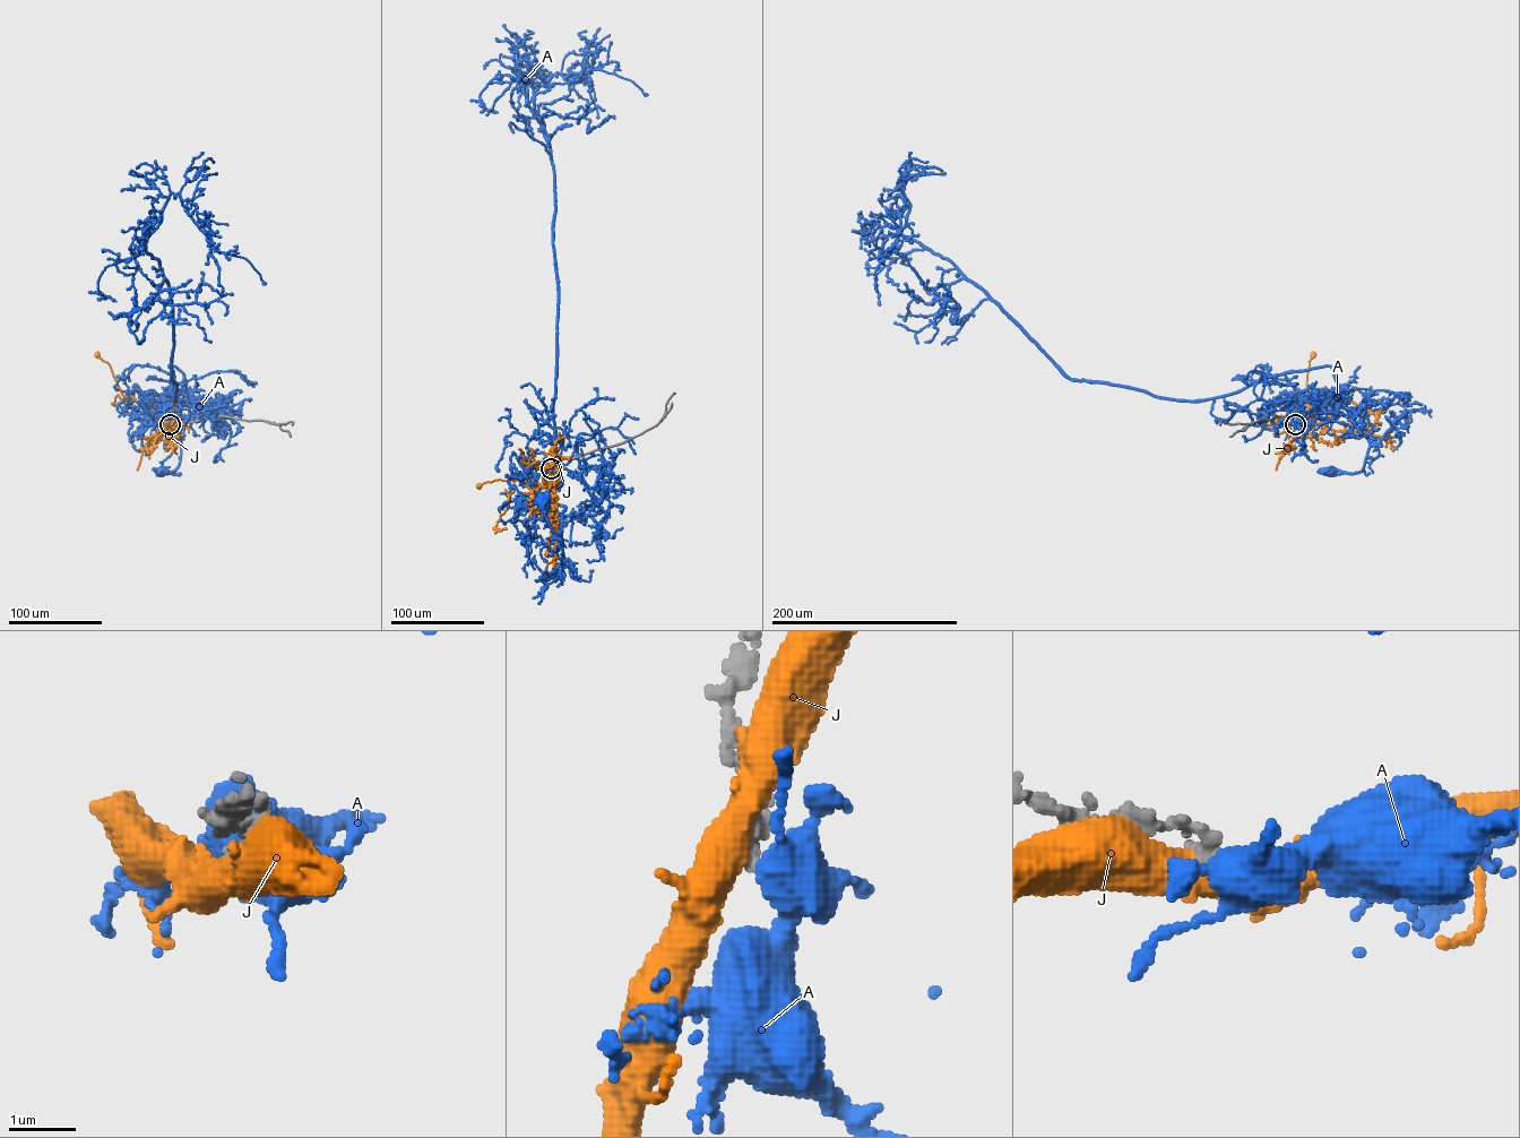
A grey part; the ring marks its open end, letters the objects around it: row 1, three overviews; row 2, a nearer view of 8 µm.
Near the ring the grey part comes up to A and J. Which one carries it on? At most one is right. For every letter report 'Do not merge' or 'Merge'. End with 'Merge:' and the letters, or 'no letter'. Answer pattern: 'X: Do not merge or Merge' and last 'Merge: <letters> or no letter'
A: Do not merge
J: Do not merge
Merge: no letter

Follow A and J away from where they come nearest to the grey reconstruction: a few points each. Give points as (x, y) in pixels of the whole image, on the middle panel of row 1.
A: (551, 468), (549, 507), (561, 516), (562, 542), (550, 526), (543, 501)
J: (551, 467), (546, 486), (536, 481), (500, 480), (478, 485)

